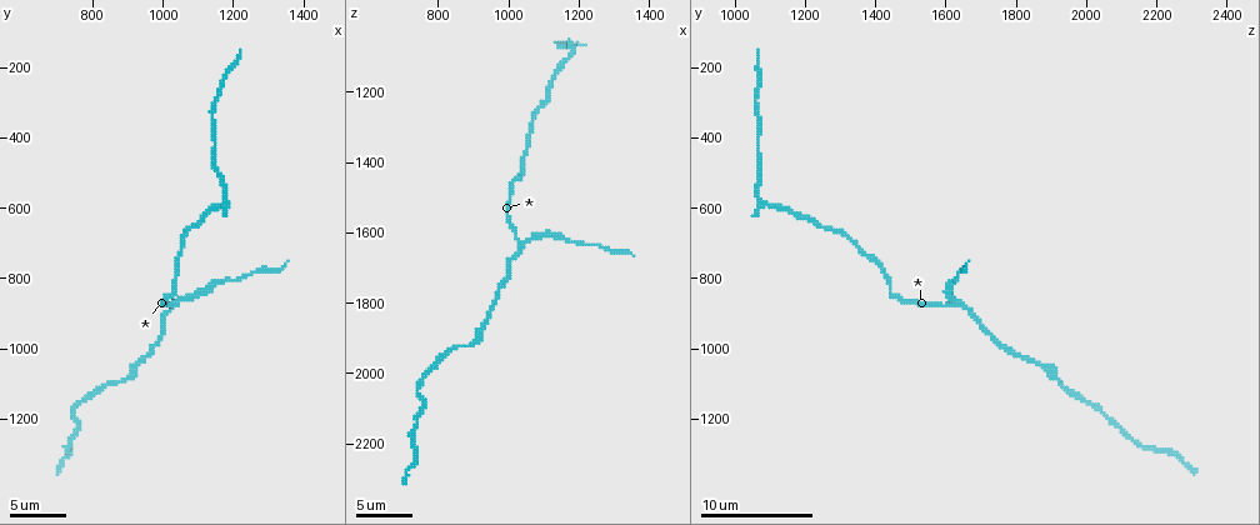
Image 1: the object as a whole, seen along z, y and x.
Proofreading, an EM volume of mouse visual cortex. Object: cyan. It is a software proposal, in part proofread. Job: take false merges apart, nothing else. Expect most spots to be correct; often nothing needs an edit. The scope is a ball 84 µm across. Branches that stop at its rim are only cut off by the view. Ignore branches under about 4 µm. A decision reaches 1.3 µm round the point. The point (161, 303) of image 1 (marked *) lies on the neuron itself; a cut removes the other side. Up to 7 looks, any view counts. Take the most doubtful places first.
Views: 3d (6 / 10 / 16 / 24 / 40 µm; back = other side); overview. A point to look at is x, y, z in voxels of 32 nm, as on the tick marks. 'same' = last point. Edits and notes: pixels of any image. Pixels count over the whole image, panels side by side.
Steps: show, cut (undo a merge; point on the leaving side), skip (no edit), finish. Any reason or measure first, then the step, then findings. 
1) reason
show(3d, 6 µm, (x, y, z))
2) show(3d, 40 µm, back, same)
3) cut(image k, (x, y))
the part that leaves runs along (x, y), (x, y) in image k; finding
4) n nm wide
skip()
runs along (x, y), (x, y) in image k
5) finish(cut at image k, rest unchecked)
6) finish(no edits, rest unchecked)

three-way junction
show(3d, 10 µm, (1040, 870, 1640))

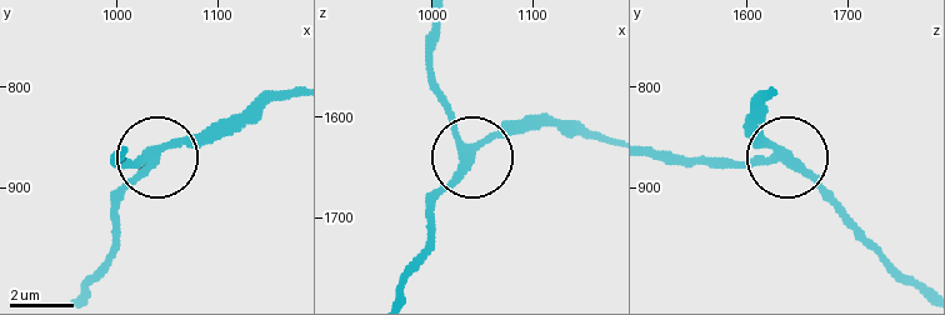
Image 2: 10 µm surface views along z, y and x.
show(3d, 6 µm, (1040, 864, 1632))

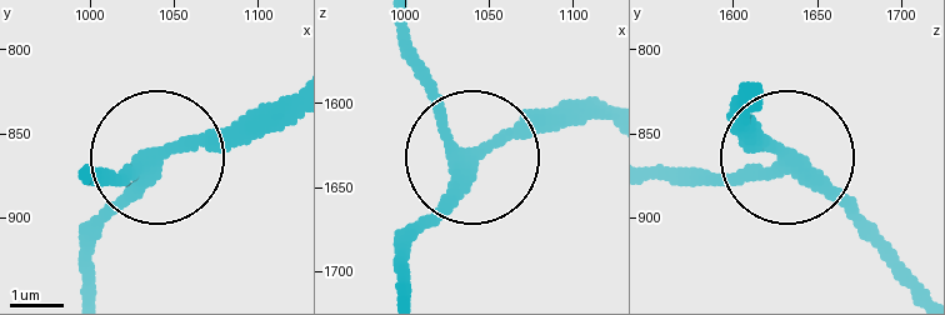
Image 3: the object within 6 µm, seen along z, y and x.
skip()
runs along (83, 168), (128, 180), (266, 131) in image 3; continuous, no second neuron

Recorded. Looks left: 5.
calibre changes
show(3d, 10 µm, (890, 1080, 1920))

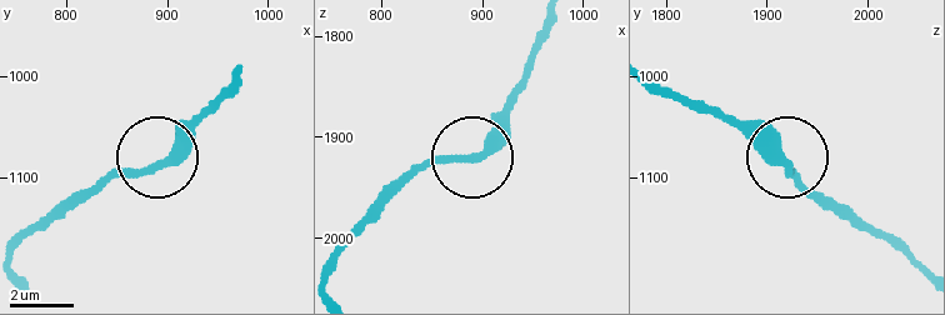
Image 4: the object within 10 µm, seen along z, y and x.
show(3d, 10 µm, back, (894, 1086, 1920))

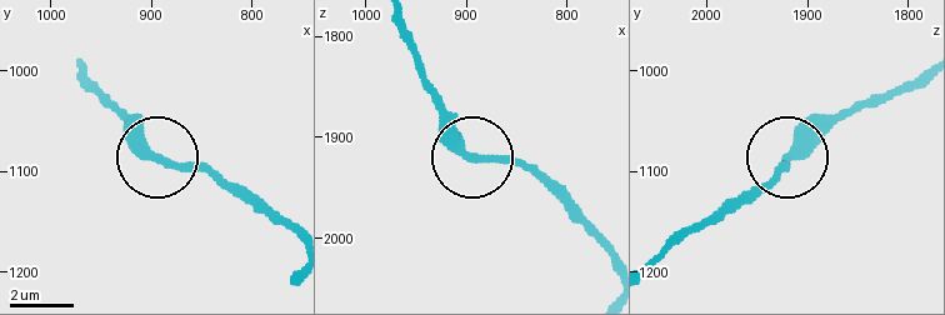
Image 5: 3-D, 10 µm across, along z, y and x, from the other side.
330 nm wide
skip()
runs along (923, 71), (818, 125), (771, 179) in image 5; continuous, no second neuron

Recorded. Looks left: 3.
show(3d, 10 µm, (1170, 800, 1630))

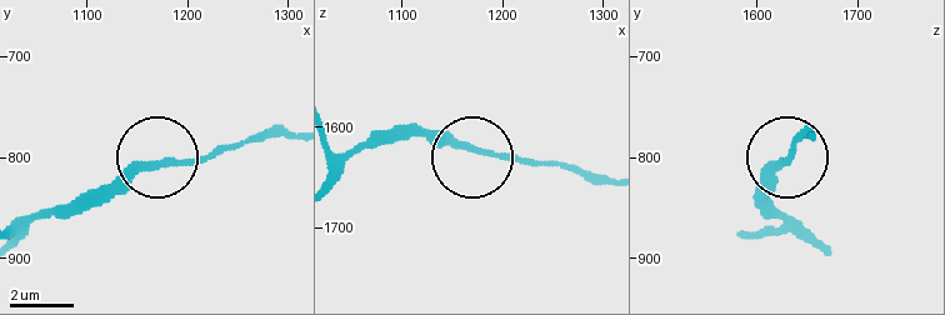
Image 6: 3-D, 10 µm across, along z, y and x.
skip()
continuous, no second neuron

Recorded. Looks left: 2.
calibre changes
show(3d, 6 µm, (770, 1150, 2000))

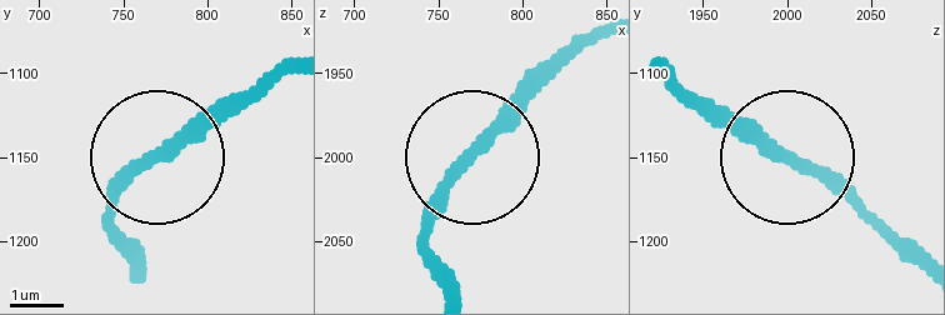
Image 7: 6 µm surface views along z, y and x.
skip()
one neuron here

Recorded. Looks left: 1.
finish(no edits, rest unchecked)

